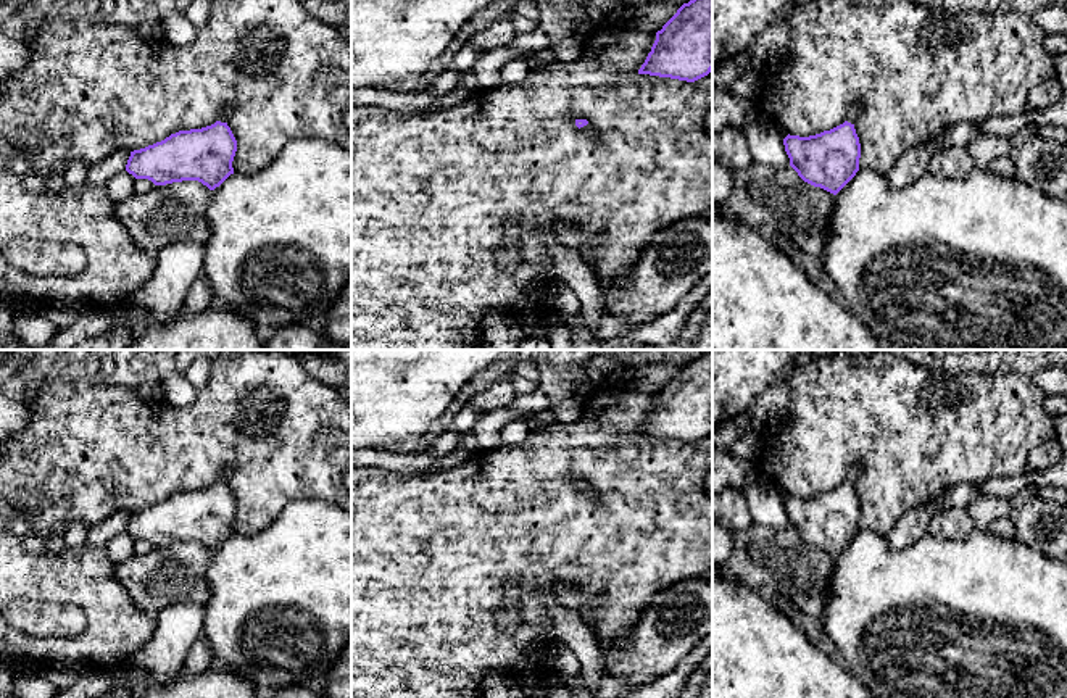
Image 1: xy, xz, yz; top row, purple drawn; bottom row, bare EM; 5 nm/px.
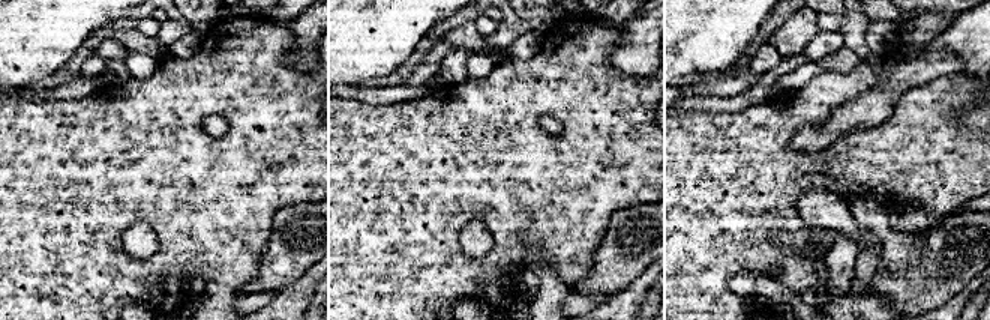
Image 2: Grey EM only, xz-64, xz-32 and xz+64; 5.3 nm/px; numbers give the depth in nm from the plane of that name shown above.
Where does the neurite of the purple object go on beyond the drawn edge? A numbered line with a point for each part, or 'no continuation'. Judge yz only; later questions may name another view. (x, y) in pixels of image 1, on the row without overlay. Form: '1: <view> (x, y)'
1: yz (855, 471)

